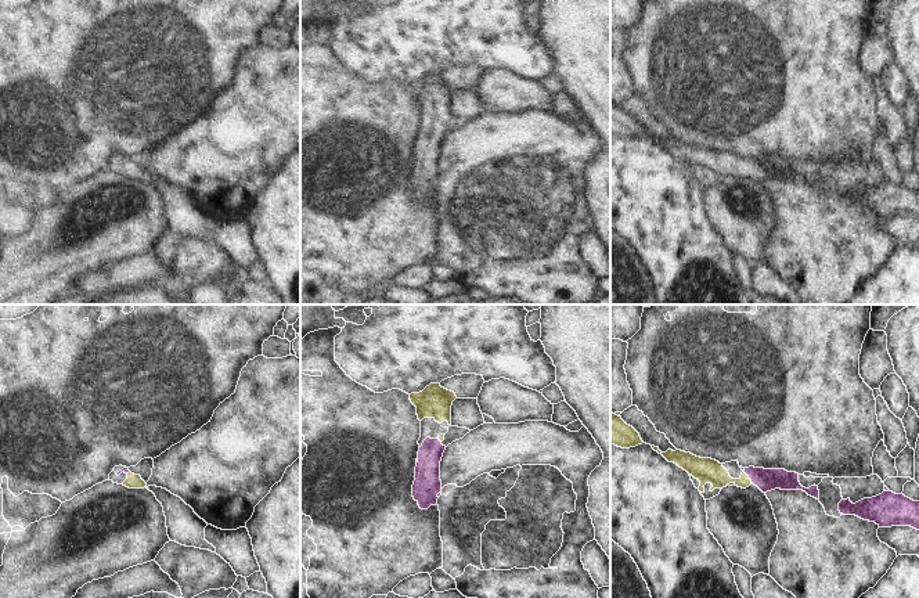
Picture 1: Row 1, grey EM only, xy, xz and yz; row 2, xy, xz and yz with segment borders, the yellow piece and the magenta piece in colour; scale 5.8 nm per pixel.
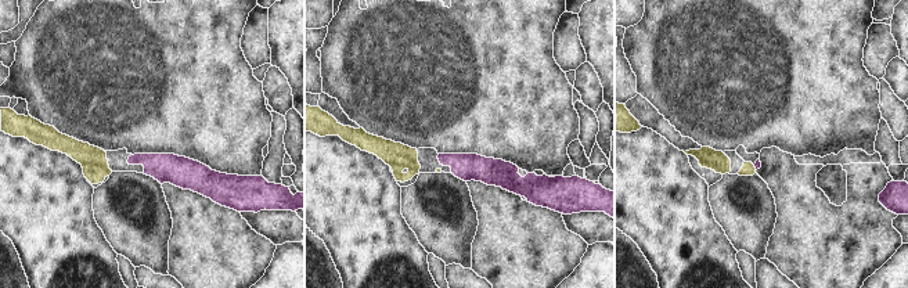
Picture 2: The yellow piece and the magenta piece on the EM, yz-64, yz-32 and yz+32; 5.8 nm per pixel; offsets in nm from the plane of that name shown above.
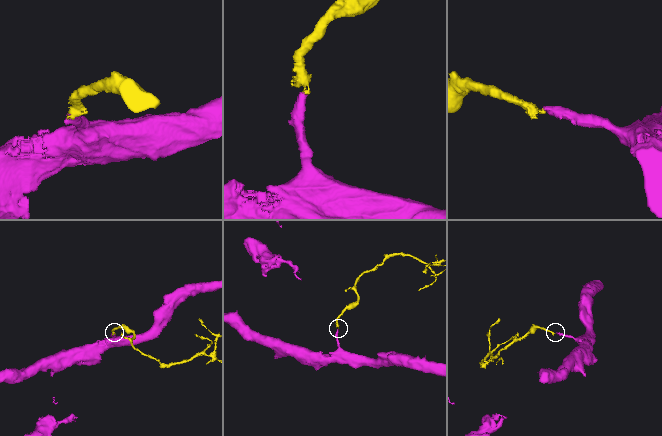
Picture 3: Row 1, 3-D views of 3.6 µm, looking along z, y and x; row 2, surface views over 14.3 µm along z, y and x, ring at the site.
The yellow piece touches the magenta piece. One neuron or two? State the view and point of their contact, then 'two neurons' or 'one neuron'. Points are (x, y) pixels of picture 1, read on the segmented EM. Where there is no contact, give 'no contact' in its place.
contact yz (748, 476); one neuron

